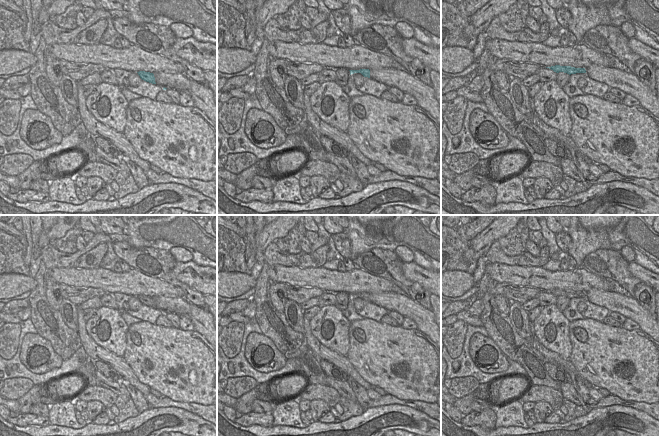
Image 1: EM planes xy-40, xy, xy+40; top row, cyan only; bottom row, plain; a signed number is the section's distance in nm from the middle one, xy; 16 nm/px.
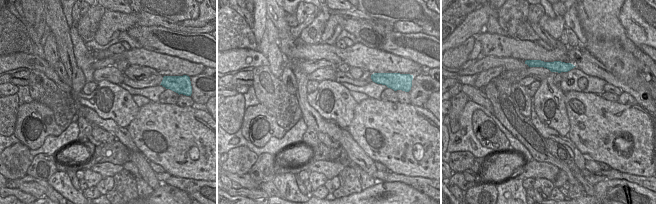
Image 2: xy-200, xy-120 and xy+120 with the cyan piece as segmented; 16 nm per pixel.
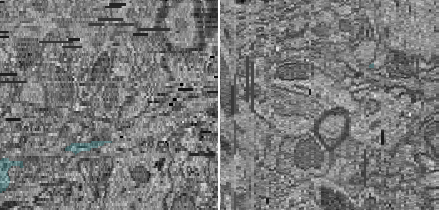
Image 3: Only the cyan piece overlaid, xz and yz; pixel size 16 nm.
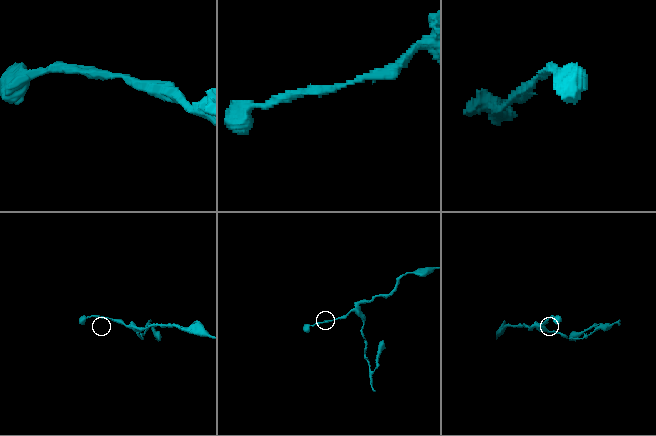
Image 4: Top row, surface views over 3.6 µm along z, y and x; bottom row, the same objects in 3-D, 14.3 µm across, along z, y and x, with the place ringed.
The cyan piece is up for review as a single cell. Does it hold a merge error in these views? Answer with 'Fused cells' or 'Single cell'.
Single cell.

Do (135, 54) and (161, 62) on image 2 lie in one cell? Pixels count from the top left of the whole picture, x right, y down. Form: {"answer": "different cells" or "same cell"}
{"answer": "same cell"}

